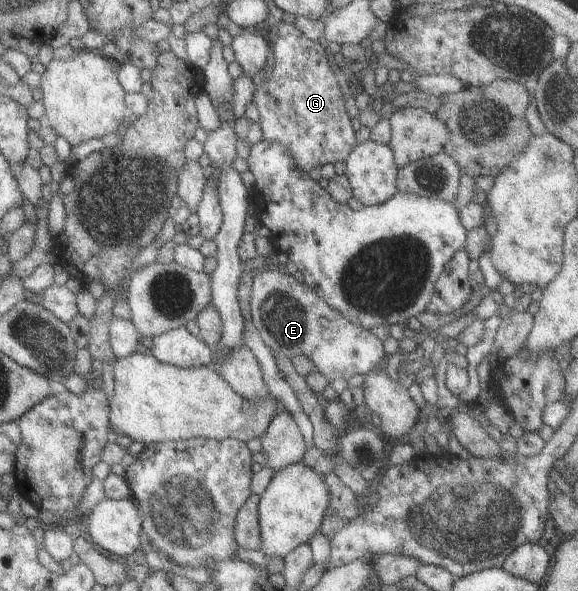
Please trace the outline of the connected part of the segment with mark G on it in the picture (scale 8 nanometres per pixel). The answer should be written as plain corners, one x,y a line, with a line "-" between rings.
281,20
275,24
275,38
271,42
271,58
274,55
274,60
271,62
267,78
263,78
261,86
253,90
250,99
258,110
262,138
269,142
279,142
291,156
295,168
303,172
344,160
357,142
354,138
355,132
349,123
350,119
343,107
345,94
340,92
335,73
327,64
324,48
317,41
307,40
293,23
287,24

